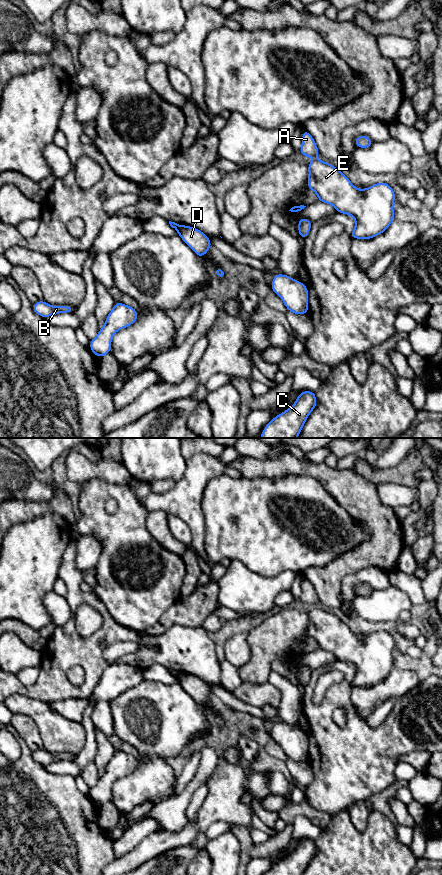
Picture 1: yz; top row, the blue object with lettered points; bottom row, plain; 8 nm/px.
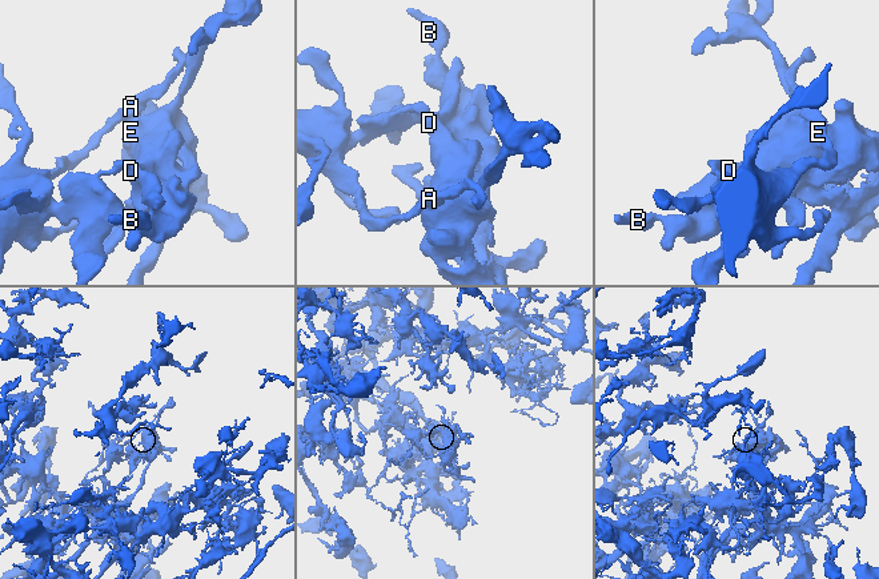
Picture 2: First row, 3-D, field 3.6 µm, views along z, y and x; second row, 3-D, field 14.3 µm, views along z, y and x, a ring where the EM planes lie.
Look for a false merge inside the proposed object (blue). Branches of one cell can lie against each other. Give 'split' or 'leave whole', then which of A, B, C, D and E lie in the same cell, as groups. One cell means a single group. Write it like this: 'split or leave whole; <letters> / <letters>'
split; A / B C D E

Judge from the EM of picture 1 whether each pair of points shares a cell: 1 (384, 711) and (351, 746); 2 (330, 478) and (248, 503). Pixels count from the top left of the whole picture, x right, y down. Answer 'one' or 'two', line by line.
1: two
2: two

